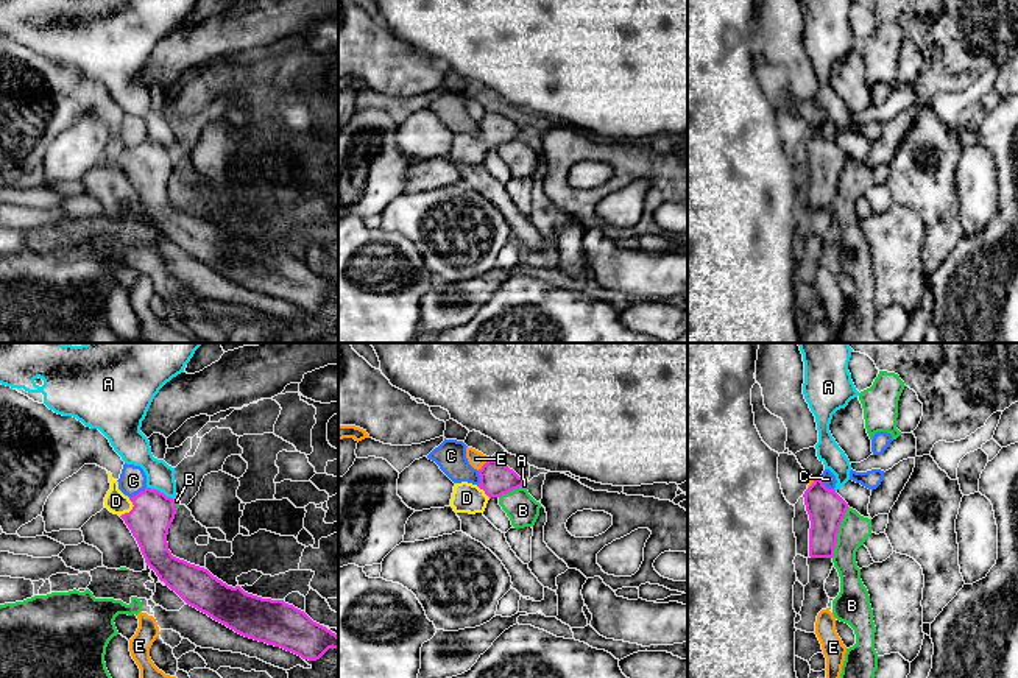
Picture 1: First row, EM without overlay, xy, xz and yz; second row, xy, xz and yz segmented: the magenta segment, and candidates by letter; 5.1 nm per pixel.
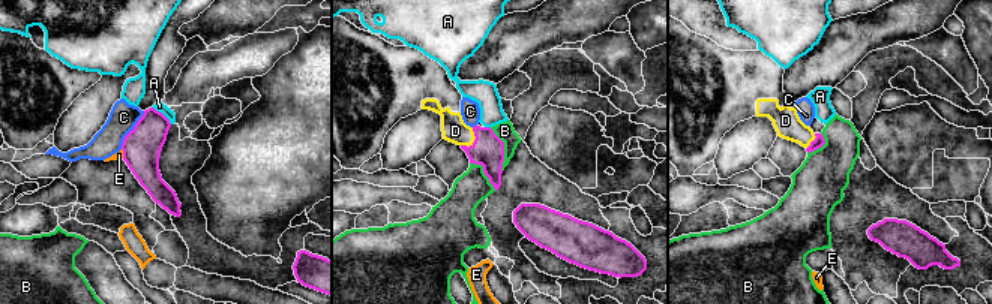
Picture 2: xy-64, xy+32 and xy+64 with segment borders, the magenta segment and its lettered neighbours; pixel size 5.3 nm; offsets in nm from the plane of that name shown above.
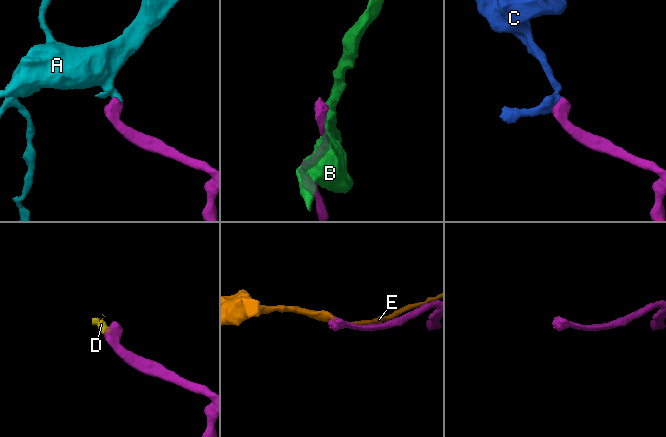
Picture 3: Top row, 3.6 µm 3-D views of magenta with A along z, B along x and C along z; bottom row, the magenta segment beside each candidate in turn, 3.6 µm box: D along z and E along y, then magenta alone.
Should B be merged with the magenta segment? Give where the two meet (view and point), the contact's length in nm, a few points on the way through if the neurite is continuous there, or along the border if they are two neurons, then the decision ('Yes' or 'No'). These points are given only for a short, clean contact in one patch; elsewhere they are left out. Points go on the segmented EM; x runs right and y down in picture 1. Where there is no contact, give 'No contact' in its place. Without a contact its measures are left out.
Touches magenta at yz (837, 532). Shared border 280 nm. Boundary: yz (848, 507), (831, 557). No

